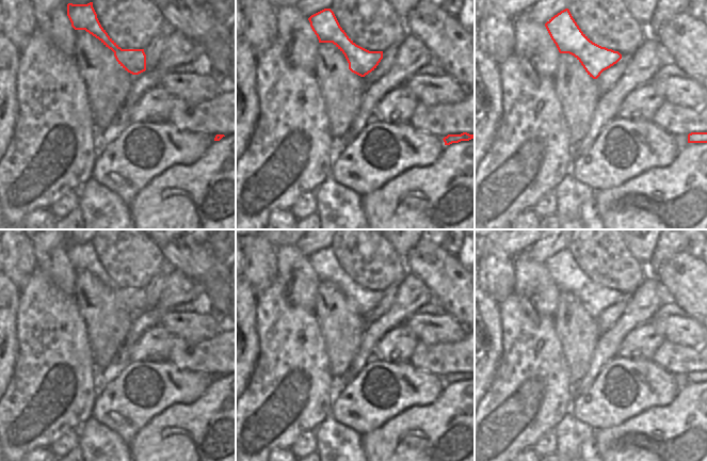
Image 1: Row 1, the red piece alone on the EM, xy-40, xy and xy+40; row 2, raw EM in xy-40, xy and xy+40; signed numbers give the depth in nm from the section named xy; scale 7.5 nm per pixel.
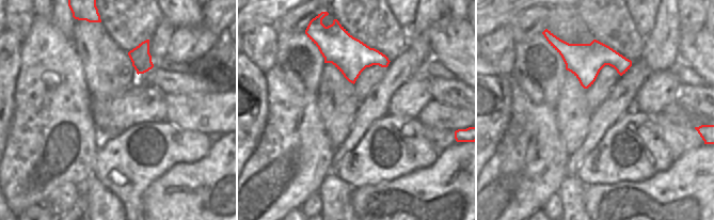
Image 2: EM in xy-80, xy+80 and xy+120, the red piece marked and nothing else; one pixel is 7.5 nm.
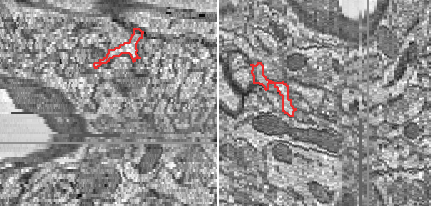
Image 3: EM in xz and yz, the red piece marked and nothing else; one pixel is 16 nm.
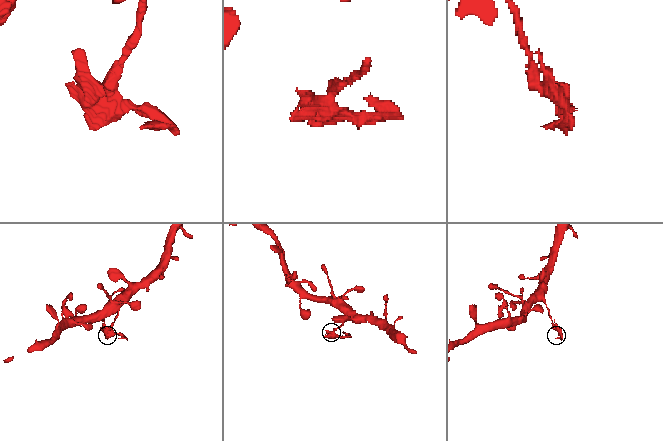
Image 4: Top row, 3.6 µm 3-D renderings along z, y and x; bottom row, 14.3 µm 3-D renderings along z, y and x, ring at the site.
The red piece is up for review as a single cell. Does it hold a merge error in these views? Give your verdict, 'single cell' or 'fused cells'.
single cell

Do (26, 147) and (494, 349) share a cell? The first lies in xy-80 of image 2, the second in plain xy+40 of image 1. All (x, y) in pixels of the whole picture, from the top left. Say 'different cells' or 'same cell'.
different cells

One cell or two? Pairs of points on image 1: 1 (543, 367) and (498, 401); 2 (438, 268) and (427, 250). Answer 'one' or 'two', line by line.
1: one
2: one

